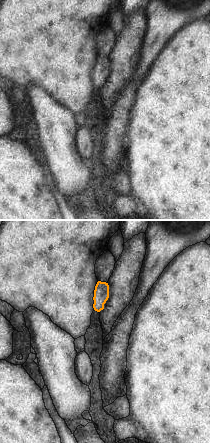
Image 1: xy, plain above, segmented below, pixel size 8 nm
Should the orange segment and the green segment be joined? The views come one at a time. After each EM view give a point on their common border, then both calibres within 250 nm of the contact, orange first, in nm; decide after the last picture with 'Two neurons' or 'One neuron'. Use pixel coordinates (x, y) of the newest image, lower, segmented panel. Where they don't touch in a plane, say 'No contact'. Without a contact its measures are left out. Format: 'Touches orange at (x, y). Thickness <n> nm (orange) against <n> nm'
No contact

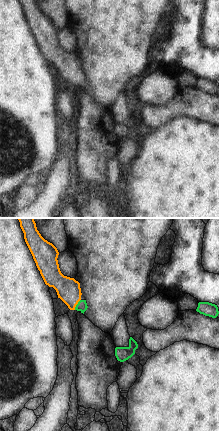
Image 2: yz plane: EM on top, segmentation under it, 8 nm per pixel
Touches orange at (77, 303). Thickness 190 nm (orange) against 80 nm

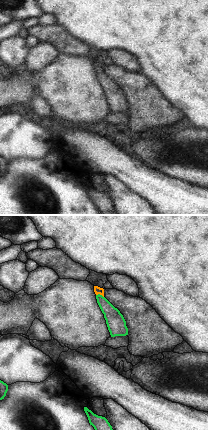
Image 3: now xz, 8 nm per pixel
Touches orange at (100, 294). Thickness 60 nm (orange) against 150 nm

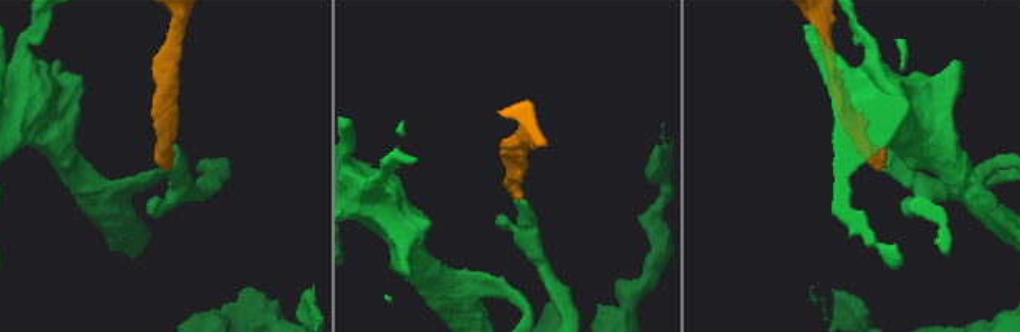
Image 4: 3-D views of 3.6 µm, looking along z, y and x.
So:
One neuron

